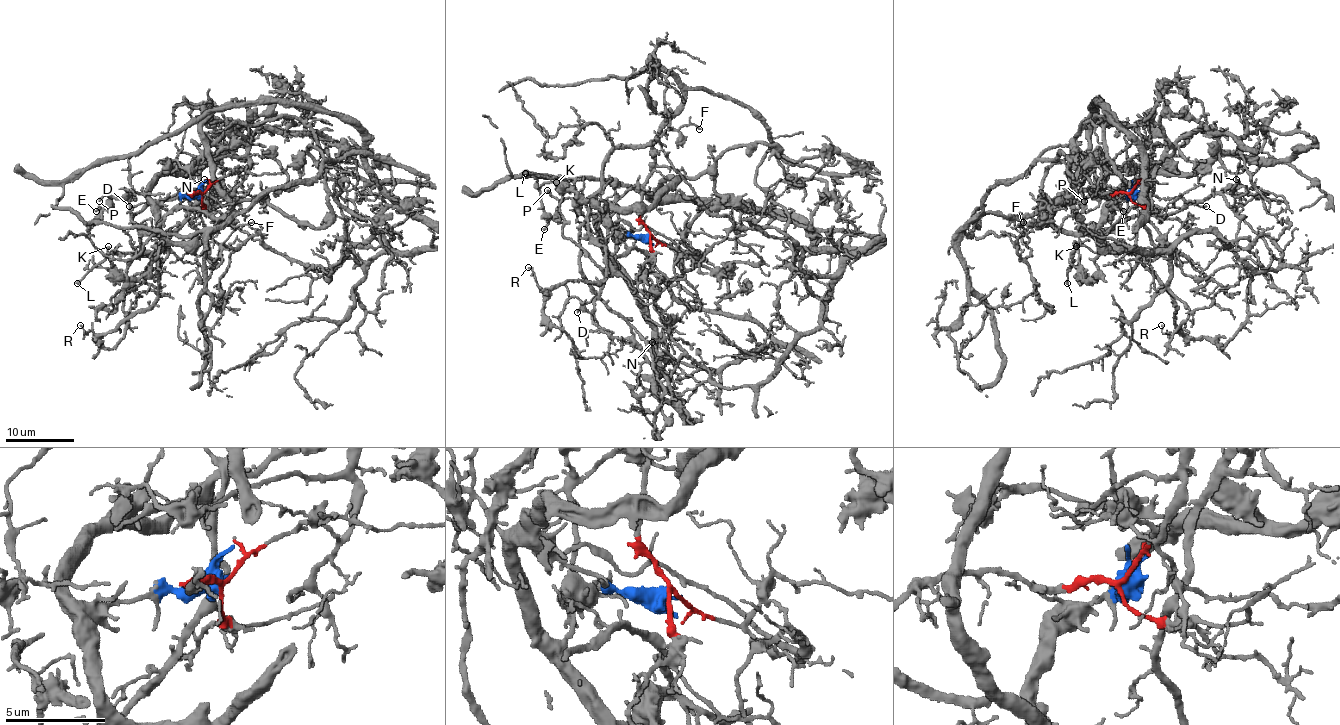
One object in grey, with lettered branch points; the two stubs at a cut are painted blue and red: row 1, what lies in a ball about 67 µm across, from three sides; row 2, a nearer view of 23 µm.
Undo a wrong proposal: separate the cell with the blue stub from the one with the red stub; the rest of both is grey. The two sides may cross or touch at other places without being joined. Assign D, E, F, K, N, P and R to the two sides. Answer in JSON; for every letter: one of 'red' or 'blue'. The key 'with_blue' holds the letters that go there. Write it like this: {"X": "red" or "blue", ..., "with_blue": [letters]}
{"D": "red", "E": "blue", "F": "red", "K": "blue", "N": "red", "P": "blue", "R": "red", "with_blue": ["E", "K", "P"]}

